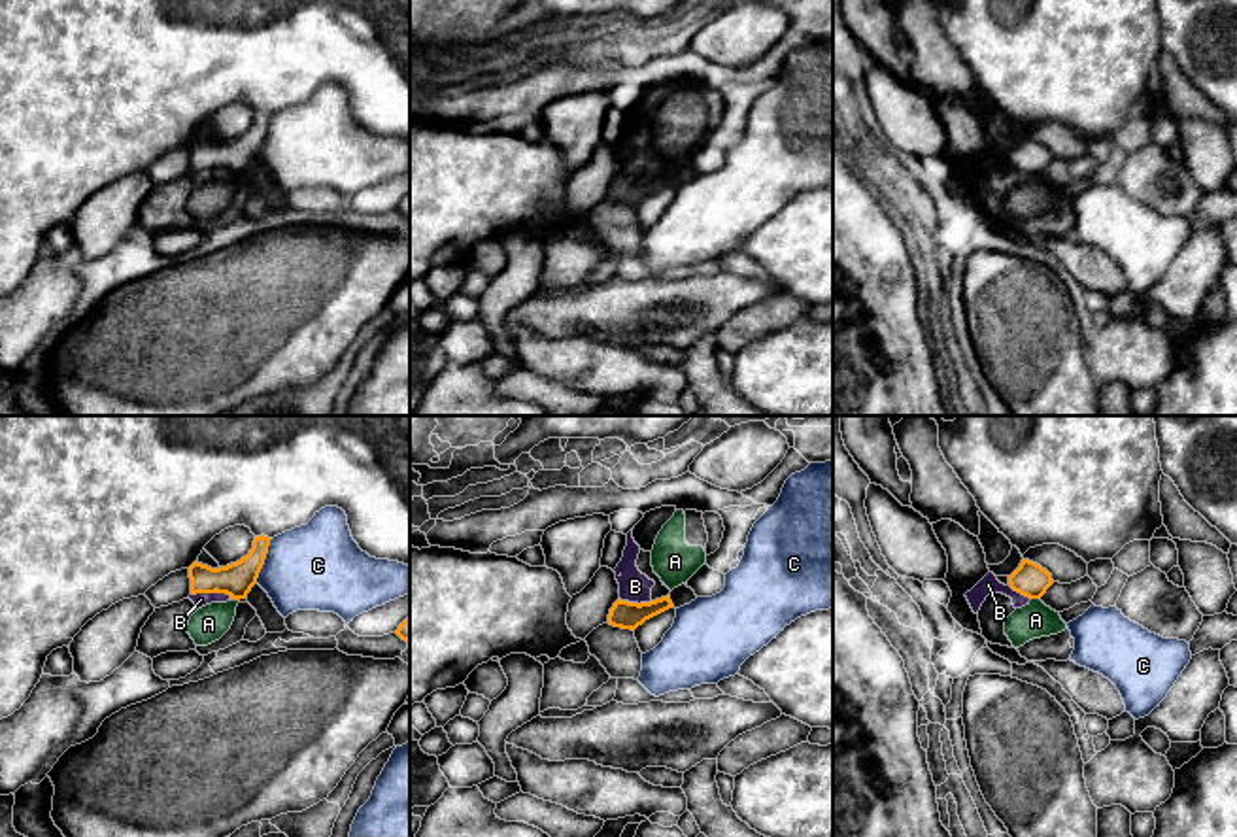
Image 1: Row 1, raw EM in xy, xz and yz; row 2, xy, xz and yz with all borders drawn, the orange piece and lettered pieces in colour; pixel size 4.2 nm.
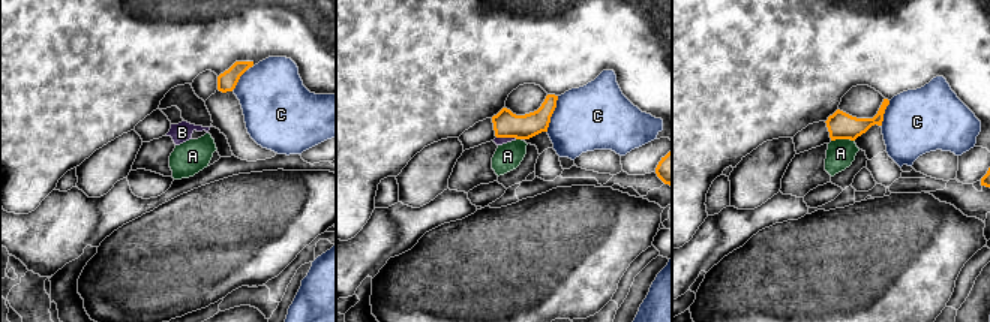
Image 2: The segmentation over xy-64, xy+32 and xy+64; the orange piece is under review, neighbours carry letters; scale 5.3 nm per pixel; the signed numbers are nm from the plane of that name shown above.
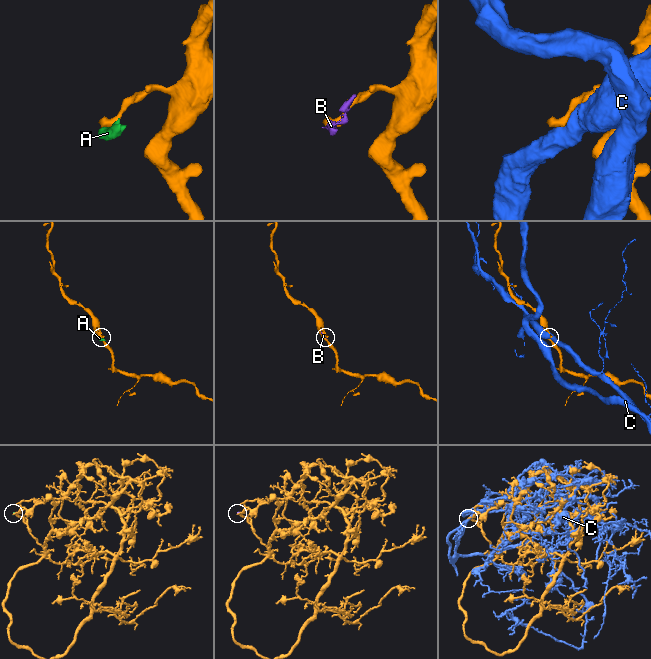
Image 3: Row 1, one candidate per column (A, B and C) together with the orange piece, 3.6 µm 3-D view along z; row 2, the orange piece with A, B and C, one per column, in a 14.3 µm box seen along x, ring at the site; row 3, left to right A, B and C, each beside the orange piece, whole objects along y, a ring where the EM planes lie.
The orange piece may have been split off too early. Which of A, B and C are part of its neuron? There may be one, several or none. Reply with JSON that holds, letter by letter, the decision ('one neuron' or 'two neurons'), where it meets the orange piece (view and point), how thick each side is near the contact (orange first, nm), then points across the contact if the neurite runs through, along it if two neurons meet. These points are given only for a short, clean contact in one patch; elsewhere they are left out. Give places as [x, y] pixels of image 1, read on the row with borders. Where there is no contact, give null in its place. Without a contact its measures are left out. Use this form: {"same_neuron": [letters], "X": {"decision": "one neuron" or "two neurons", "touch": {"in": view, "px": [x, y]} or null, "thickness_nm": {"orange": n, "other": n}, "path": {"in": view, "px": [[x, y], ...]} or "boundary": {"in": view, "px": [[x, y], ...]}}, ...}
{"same_neuron": [], "A": {"decision": "two neurons", "touch": {"in": "yz", "px": [1035, 597]}, "thickness_nm": {"orange": 140, "other": 150}}, "B": {"decision": "two neurons", "touch": {"in": "xy", "px": [212, 592]}, "thickness_nm": {"orange": 140, "other": 60}, "boundary": {"in": "xy", "px": [[191, 592], [220, 592], [231, 599]]}}, "C": {"decision": "two neurons", "touch": {"in": "xy", "px": [263, 562]}, "thickness_nm": {"orange": 140, "other": 360}}}

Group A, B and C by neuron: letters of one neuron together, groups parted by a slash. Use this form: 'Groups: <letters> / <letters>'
Groups: A B / C

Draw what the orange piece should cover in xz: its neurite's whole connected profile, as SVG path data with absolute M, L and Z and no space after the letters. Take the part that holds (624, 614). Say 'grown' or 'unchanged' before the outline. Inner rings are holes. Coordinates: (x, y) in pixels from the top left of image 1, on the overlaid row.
unchanged; M670 595L650 601L650 603L629 603L618 599L608 614L608 623L621 629L635 631L638 625L642 625L646 620L672 608Z

